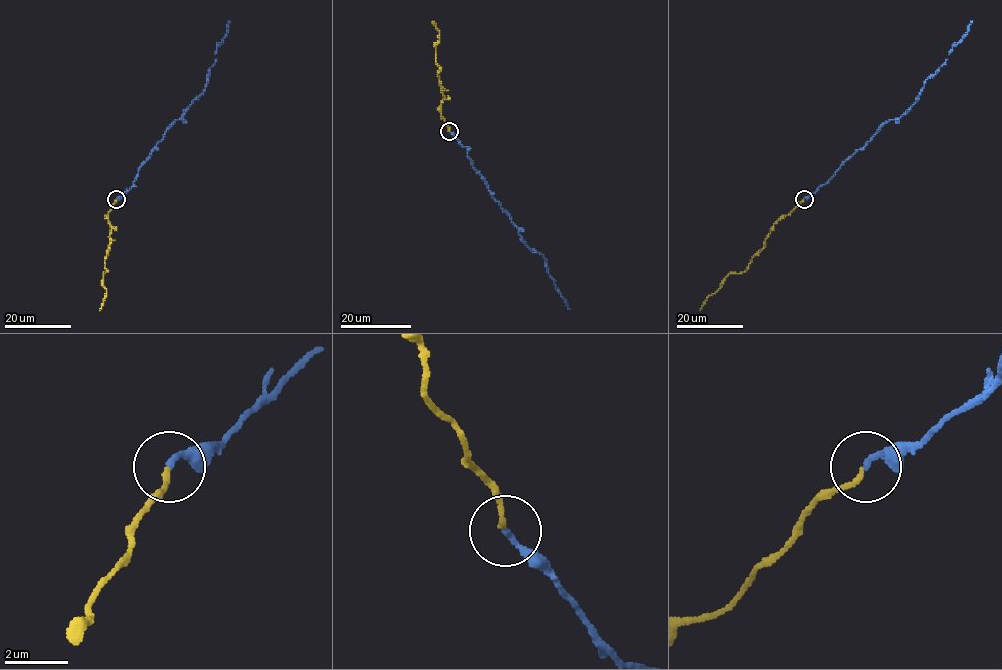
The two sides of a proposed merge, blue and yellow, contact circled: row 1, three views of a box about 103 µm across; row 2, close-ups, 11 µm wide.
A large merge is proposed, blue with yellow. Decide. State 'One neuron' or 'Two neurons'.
One neuron

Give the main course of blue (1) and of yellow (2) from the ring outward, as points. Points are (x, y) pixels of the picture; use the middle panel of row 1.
1: (449, 131), (468, 149), (472, 166), (508, 214), (521, 240), (545, 258), (548, 273), (569, 309)
2: (449, 130), (440, 115), (444, 90), (437, 74), (439, 69), (434, 44), (439, 40), (439, 31), (432, 22)

